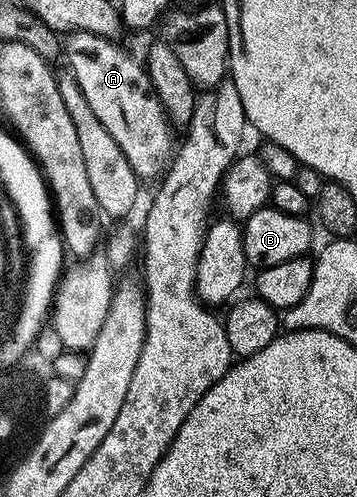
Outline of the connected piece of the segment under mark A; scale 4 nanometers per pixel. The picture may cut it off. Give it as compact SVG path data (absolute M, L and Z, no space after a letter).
M70 33L63 41L63 57L69 60L67 69L74 73L75 82L95 111L95 116L99 118L99 123L107 127L107 132L111 134L111 139L119 143L119 151L127 155L127 163L135 171L138 179L145 177L160 178L164 174L171 158L175 153L175 141L173 145L174 126L165 115L165 108L162 107L159 98L153 92L153 85L149 81L146 73L146 66L136 61L125 49L117 46L116 40L100 37L94 33Z

